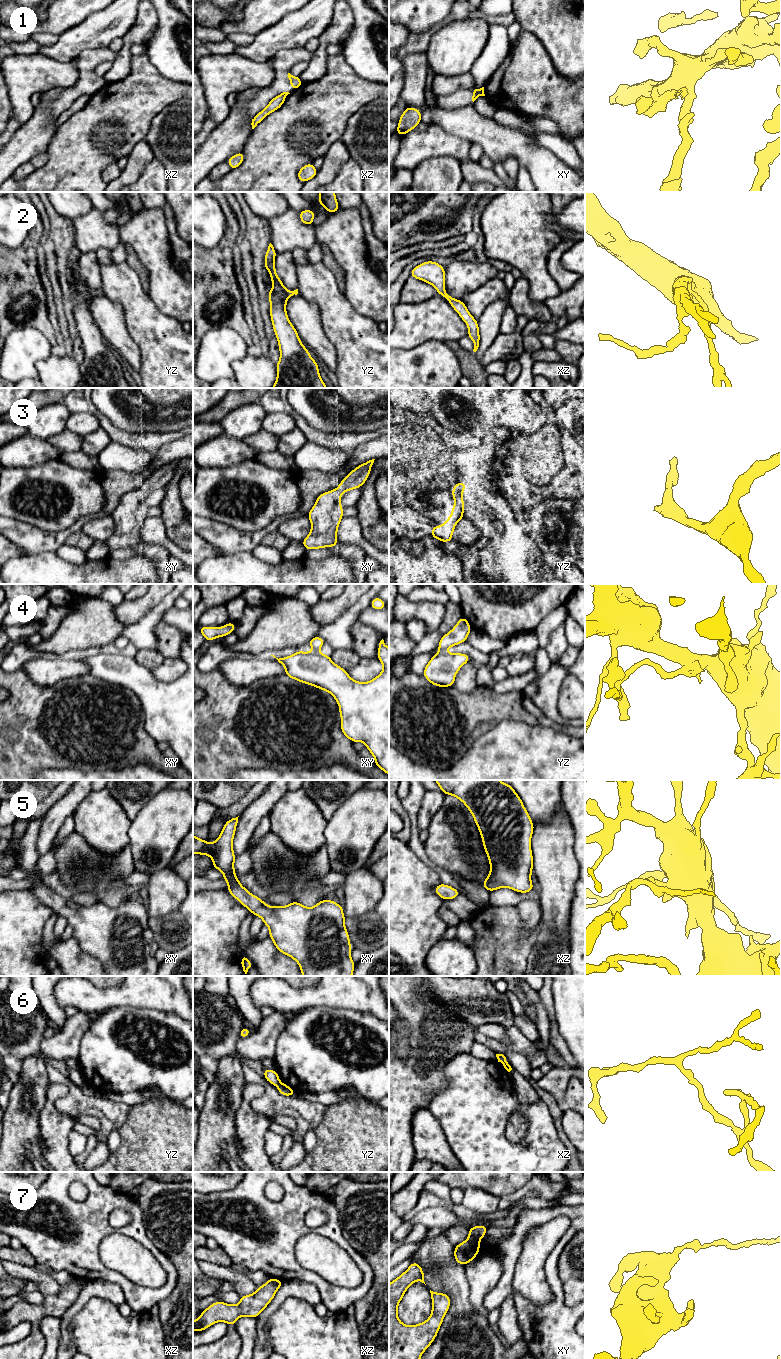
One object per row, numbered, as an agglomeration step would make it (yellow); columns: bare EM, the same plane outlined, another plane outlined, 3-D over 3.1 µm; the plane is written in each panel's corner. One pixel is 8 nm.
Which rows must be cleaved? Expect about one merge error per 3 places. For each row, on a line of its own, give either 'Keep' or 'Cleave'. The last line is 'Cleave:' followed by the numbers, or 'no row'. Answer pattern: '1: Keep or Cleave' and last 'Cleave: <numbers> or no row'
1: Cleave
2: Keep
3: Keep
4: Cleave
5: Keep
6: Cleave
7: Cleave
Cleave: 1, 4, 6, 7

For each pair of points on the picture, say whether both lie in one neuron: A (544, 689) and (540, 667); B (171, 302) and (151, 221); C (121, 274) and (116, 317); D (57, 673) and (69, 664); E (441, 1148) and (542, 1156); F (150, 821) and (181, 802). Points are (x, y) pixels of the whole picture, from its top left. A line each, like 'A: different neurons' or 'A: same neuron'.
A: different neurons
B: same neuron
C: different neurons
D: same neuron
E: different neurons
F: same neuron

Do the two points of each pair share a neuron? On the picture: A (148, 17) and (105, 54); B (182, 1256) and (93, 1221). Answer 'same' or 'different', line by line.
A: different
B: different

